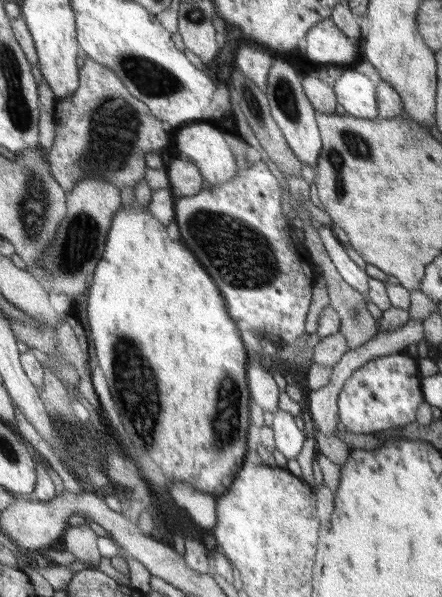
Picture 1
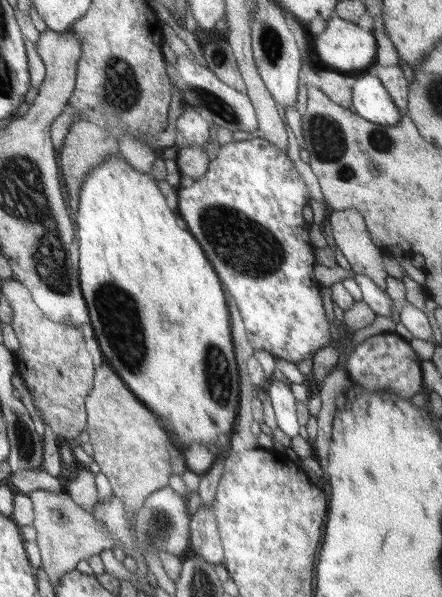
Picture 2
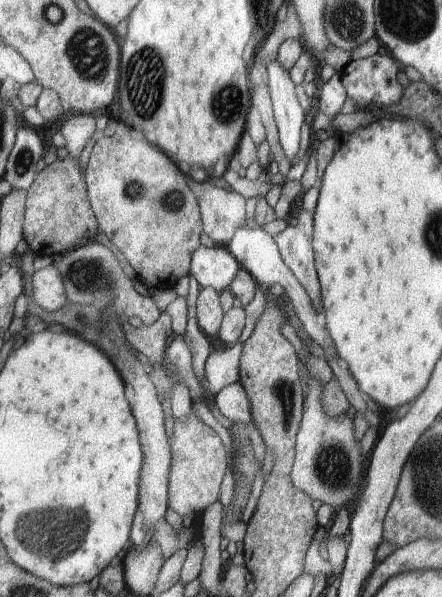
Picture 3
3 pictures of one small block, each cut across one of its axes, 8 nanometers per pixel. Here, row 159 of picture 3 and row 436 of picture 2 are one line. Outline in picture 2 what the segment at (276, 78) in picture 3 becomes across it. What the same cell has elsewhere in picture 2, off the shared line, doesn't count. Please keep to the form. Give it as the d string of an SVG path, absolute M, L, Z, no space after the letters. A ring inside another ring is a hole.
M270 380L266 391L276 418L277 428L290 439L297 436L297 418L295 417L295 400L292 396L289 385L279 380Z

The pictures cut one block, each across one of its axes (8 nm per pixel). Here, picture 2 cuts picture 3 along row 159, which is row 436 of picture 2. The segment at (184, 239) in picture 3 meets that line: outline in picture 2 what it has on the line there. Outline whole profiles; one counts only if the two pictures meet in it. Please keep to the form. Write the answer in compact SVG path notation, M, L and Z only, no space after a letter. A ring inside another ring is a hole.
M106 361L95 367L94 385L91 394L86 397L86 430L92 450L92 459L99 467L99 472L109 481L112 494L122 500L126 511L142 506L143 501L156 490L165 487L169 478L169 440L162 424L151 414L133 392L117 378L113 368Z

